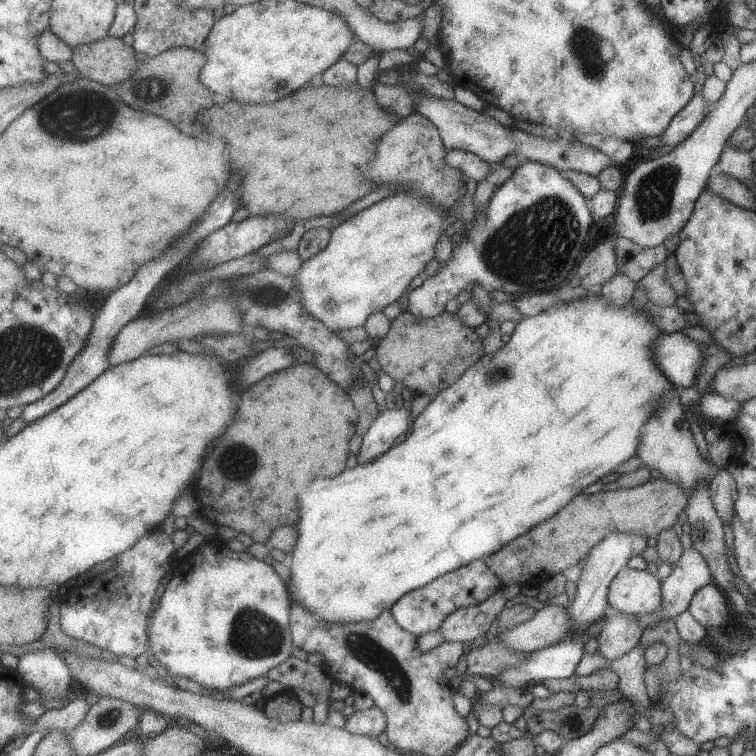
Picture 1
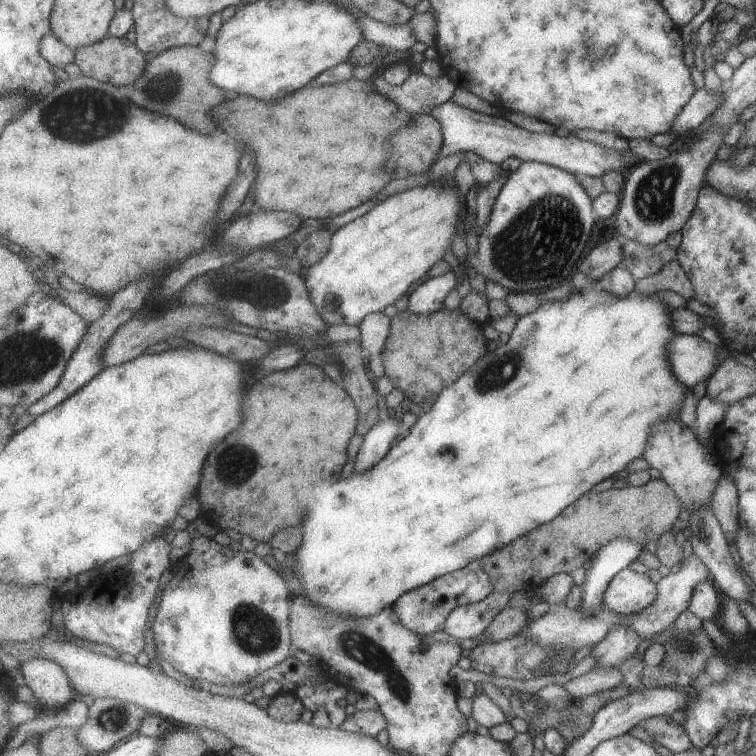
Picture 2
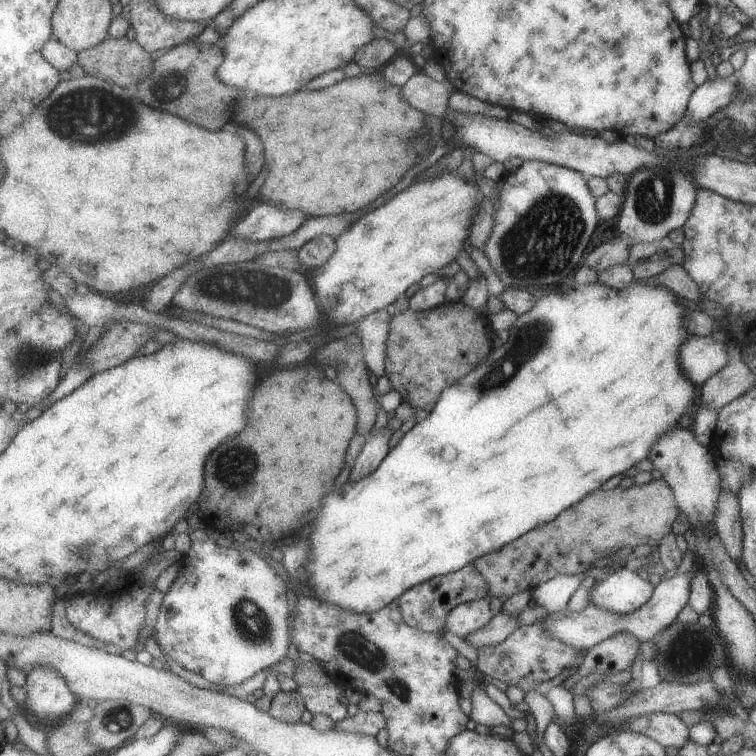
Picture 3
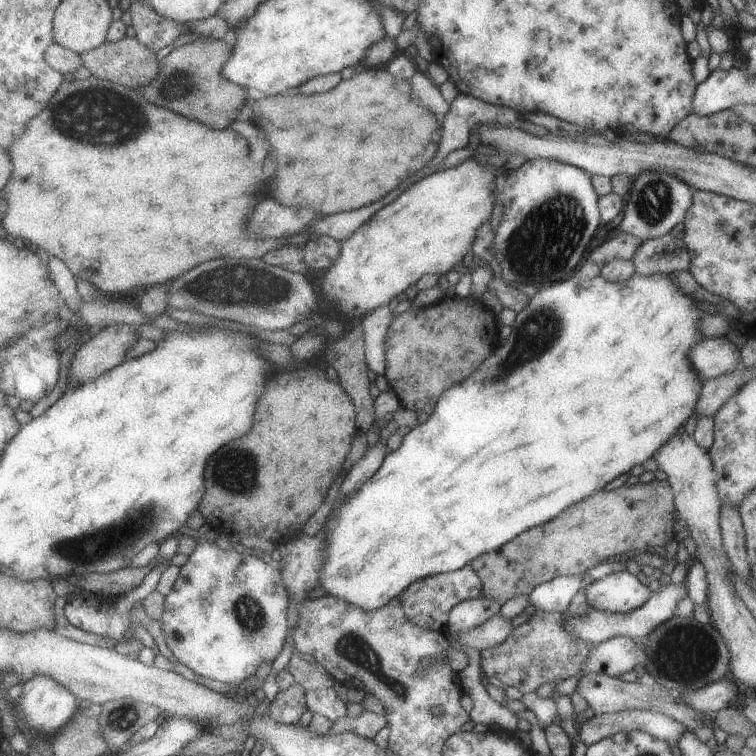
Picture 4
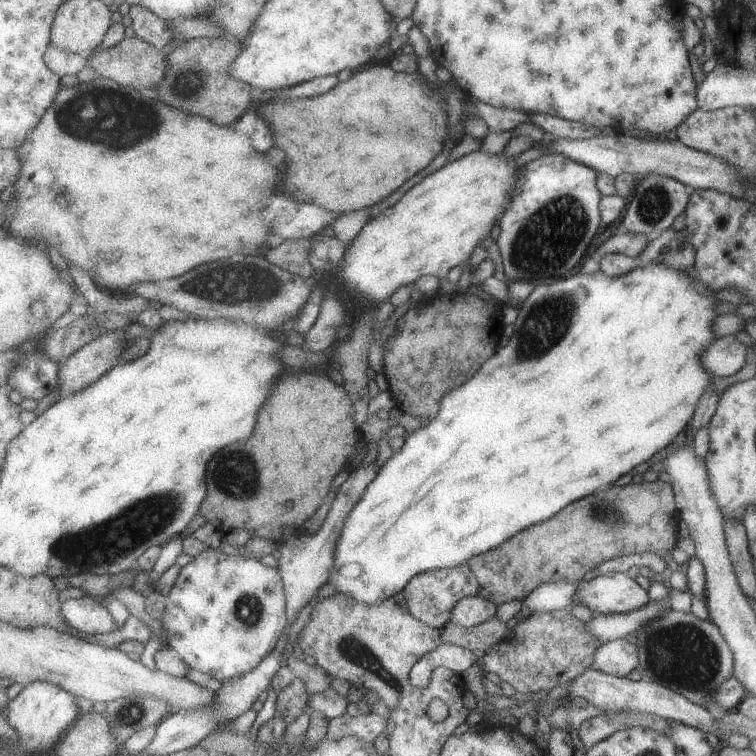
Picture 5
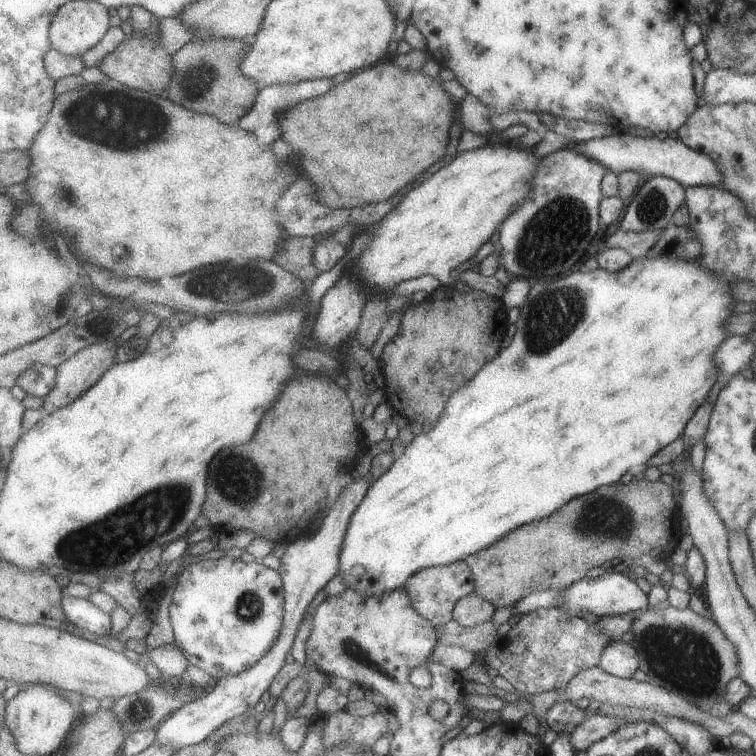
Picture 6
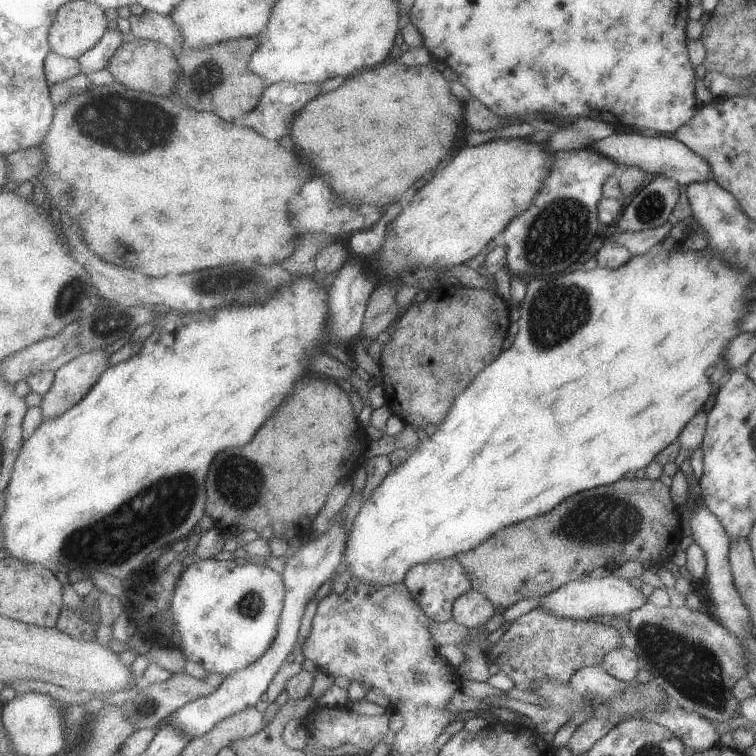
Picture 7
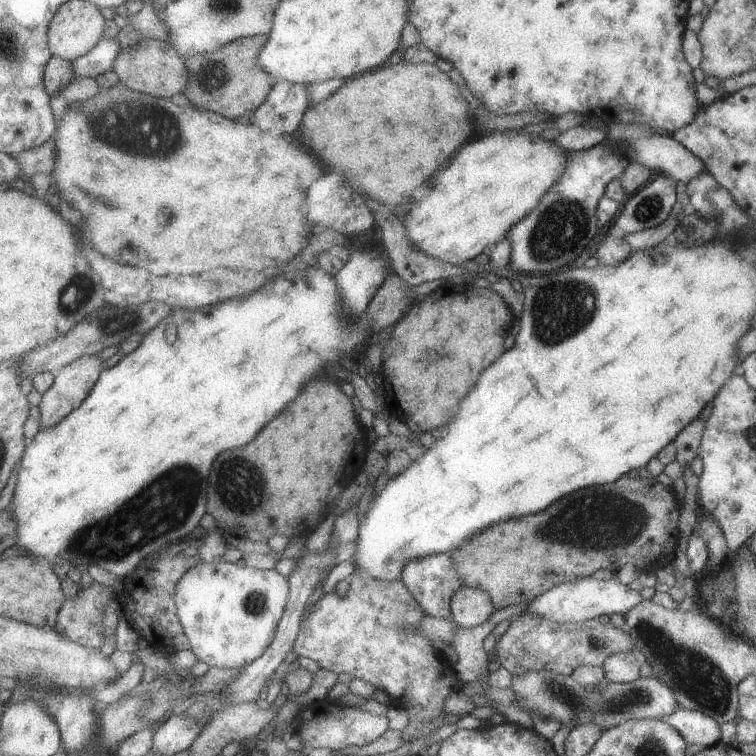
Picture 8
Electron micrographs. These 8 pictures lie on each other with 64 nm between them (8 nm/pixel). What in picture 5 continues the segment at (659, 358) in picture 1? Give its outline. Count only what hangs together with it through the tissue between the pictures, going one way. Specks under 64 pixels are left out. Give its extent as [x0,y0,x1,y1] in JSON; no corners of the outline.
[701,335,748,379]

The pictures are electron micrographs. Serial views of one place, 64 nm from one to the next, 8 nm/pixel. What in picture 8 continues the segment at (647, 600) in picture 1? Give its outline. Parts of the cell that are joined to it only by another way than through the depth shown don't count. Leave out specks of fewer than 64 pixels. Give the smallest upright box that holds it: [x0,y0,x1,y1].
[524,577,642,623]

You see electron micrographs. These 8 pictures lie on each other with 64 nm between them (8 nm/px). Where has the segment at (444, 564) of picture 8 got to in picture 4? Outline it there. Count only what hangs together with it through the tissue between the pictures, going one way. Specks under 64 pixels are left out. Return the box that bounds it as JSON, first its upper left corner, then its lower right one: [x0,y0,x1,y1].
[402,565,483,630]

